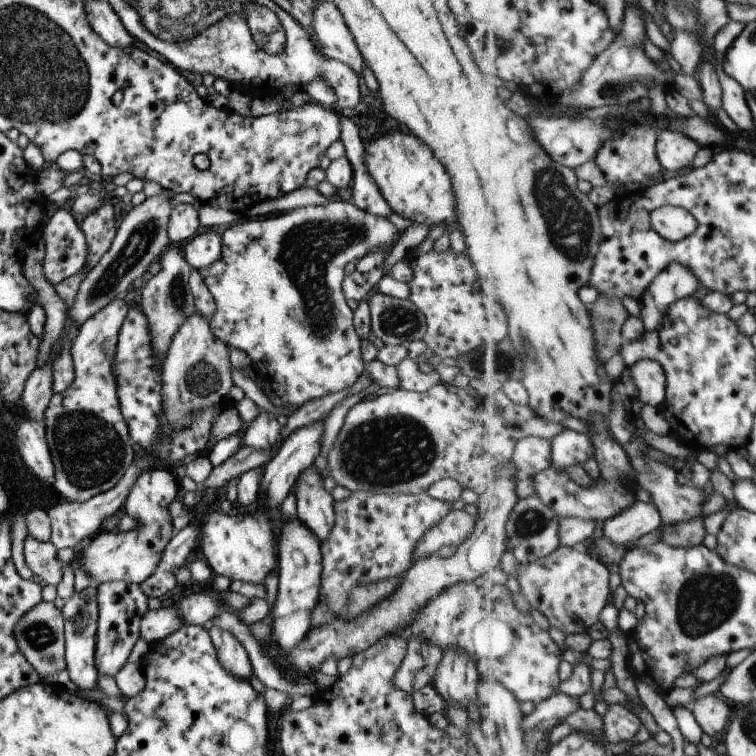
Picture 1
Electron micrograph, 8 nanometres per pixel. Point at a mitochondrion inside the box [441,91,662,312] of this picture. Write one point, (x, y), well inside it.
(568, 224)

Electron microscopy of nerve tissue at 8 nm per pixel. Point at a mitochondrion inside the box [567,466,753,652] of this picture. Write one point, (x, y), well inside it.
(708, 599)

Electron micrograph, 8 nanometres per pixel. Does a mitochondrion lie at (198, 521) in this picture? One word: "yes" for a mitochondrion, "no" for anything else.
no

